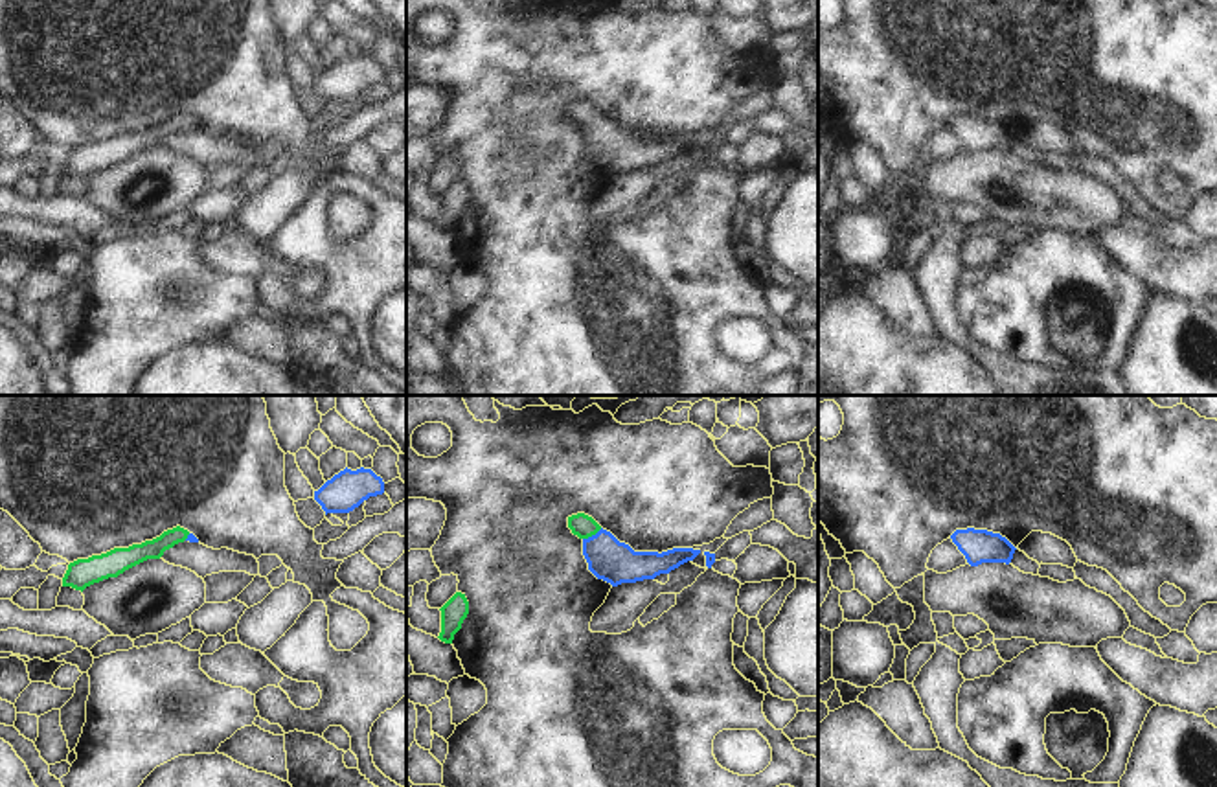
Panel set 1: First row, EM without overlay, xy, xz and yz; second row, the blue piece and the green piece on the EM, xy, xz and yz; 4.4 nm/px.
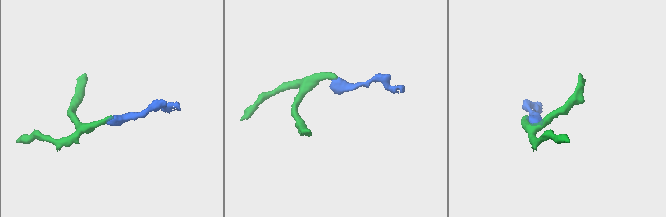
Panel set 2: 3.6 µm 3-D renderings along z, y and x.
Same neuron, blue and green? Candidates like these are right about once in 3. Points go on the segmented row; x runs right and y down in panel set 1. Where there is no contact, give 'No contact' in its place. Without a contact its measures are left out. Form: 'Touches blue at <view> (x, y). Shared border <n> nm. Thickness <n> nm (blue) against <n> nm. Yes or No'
Touches blue at xz (592, 536). Shared border 100 nm. Thickness 190 nm (blue) against 100 nm. Yes

